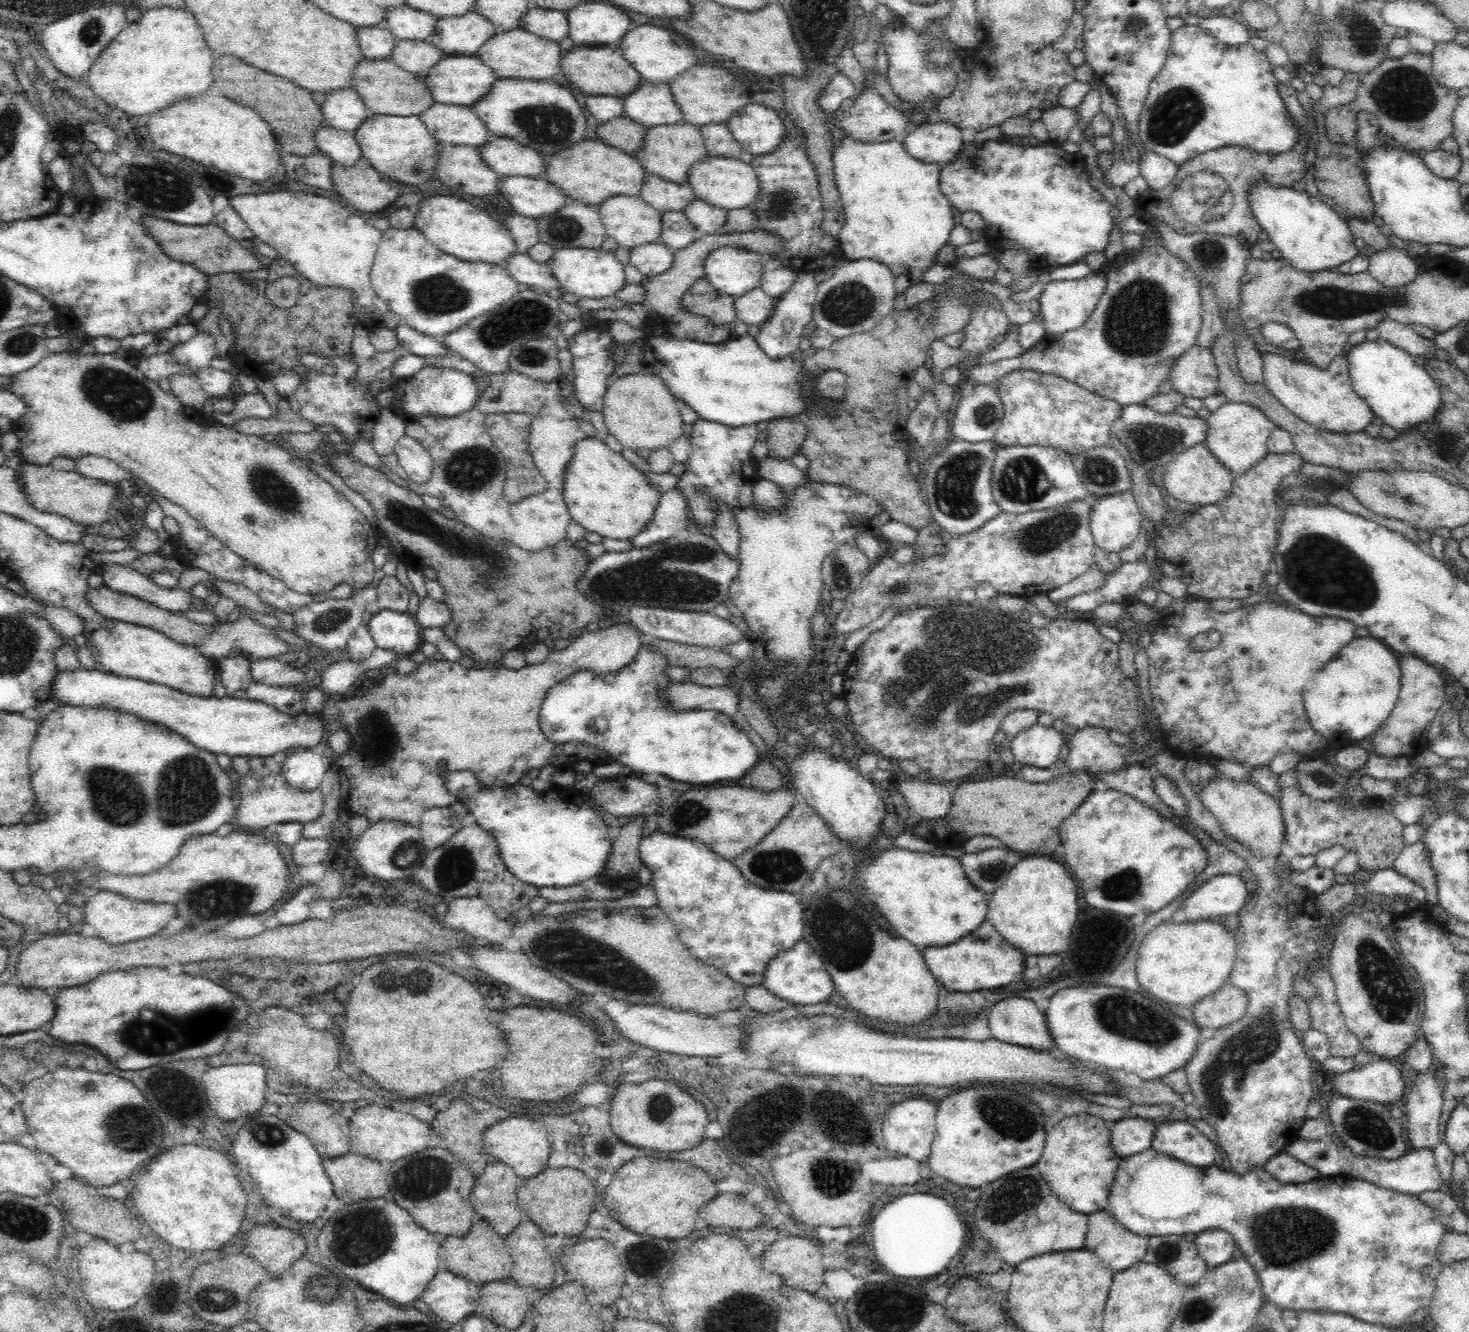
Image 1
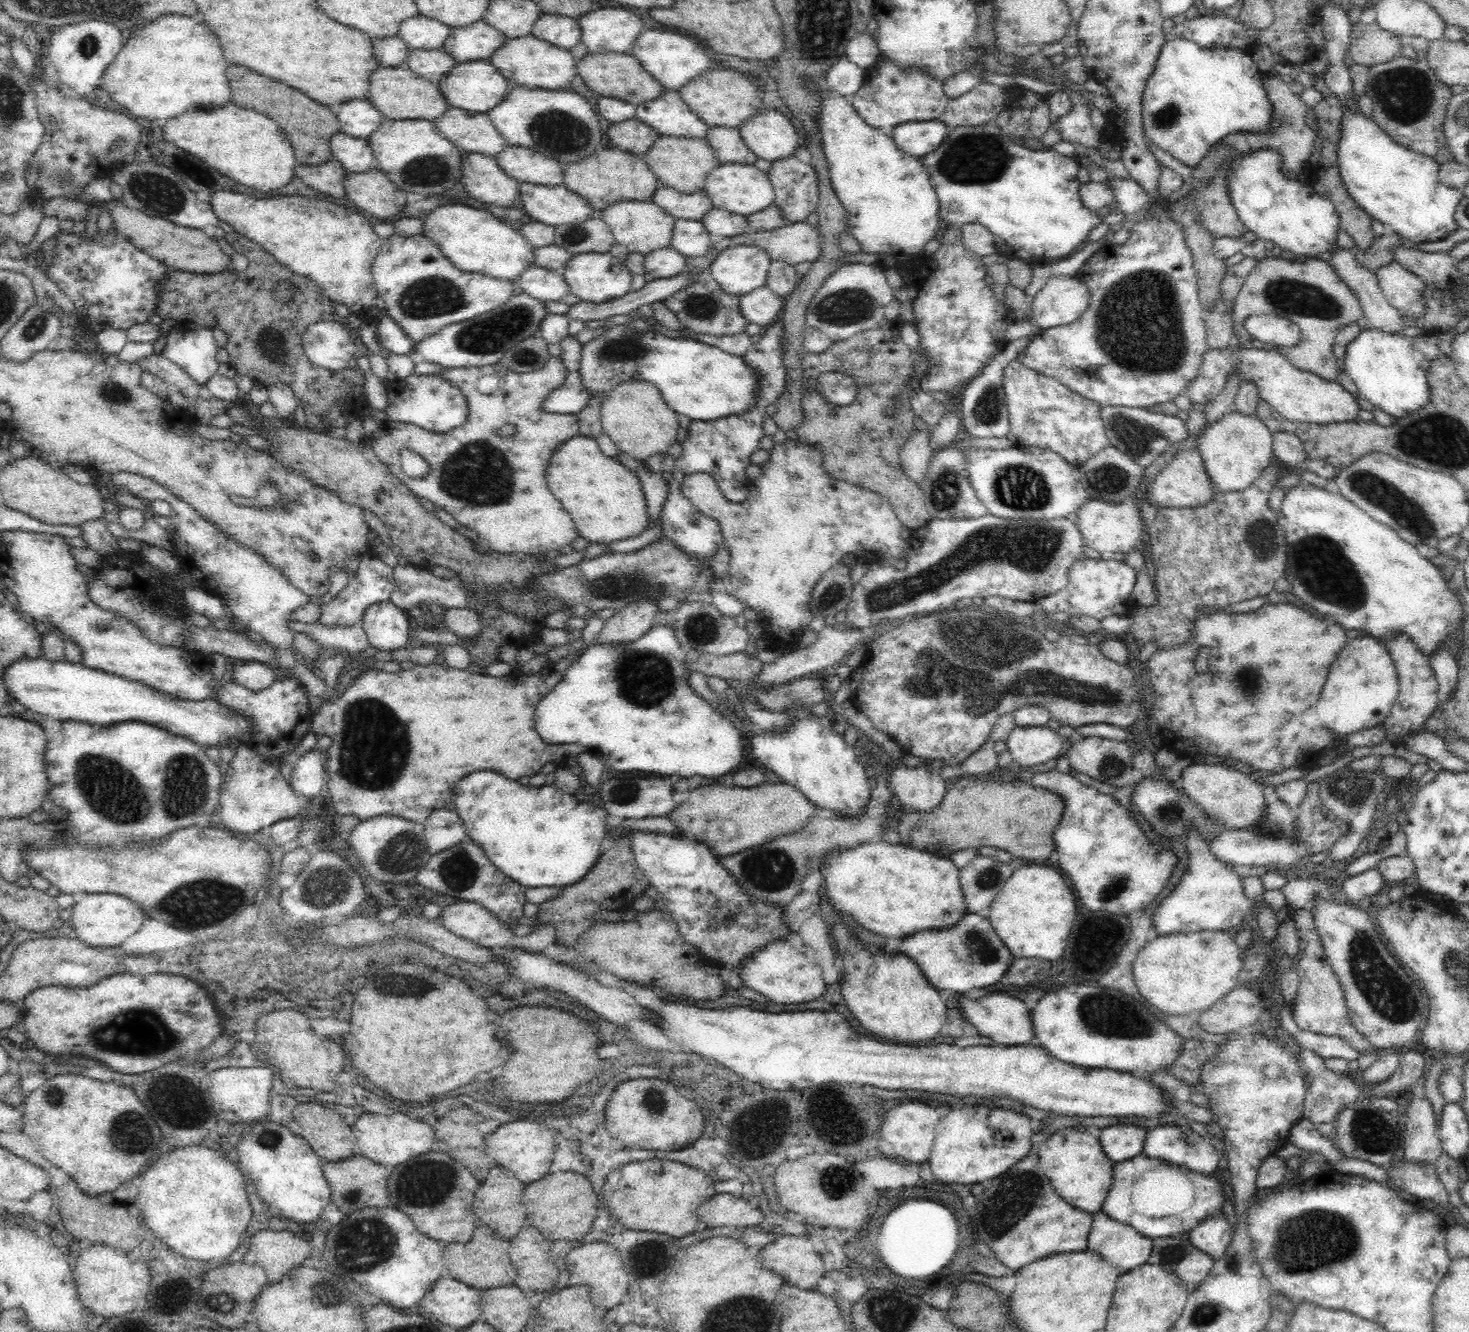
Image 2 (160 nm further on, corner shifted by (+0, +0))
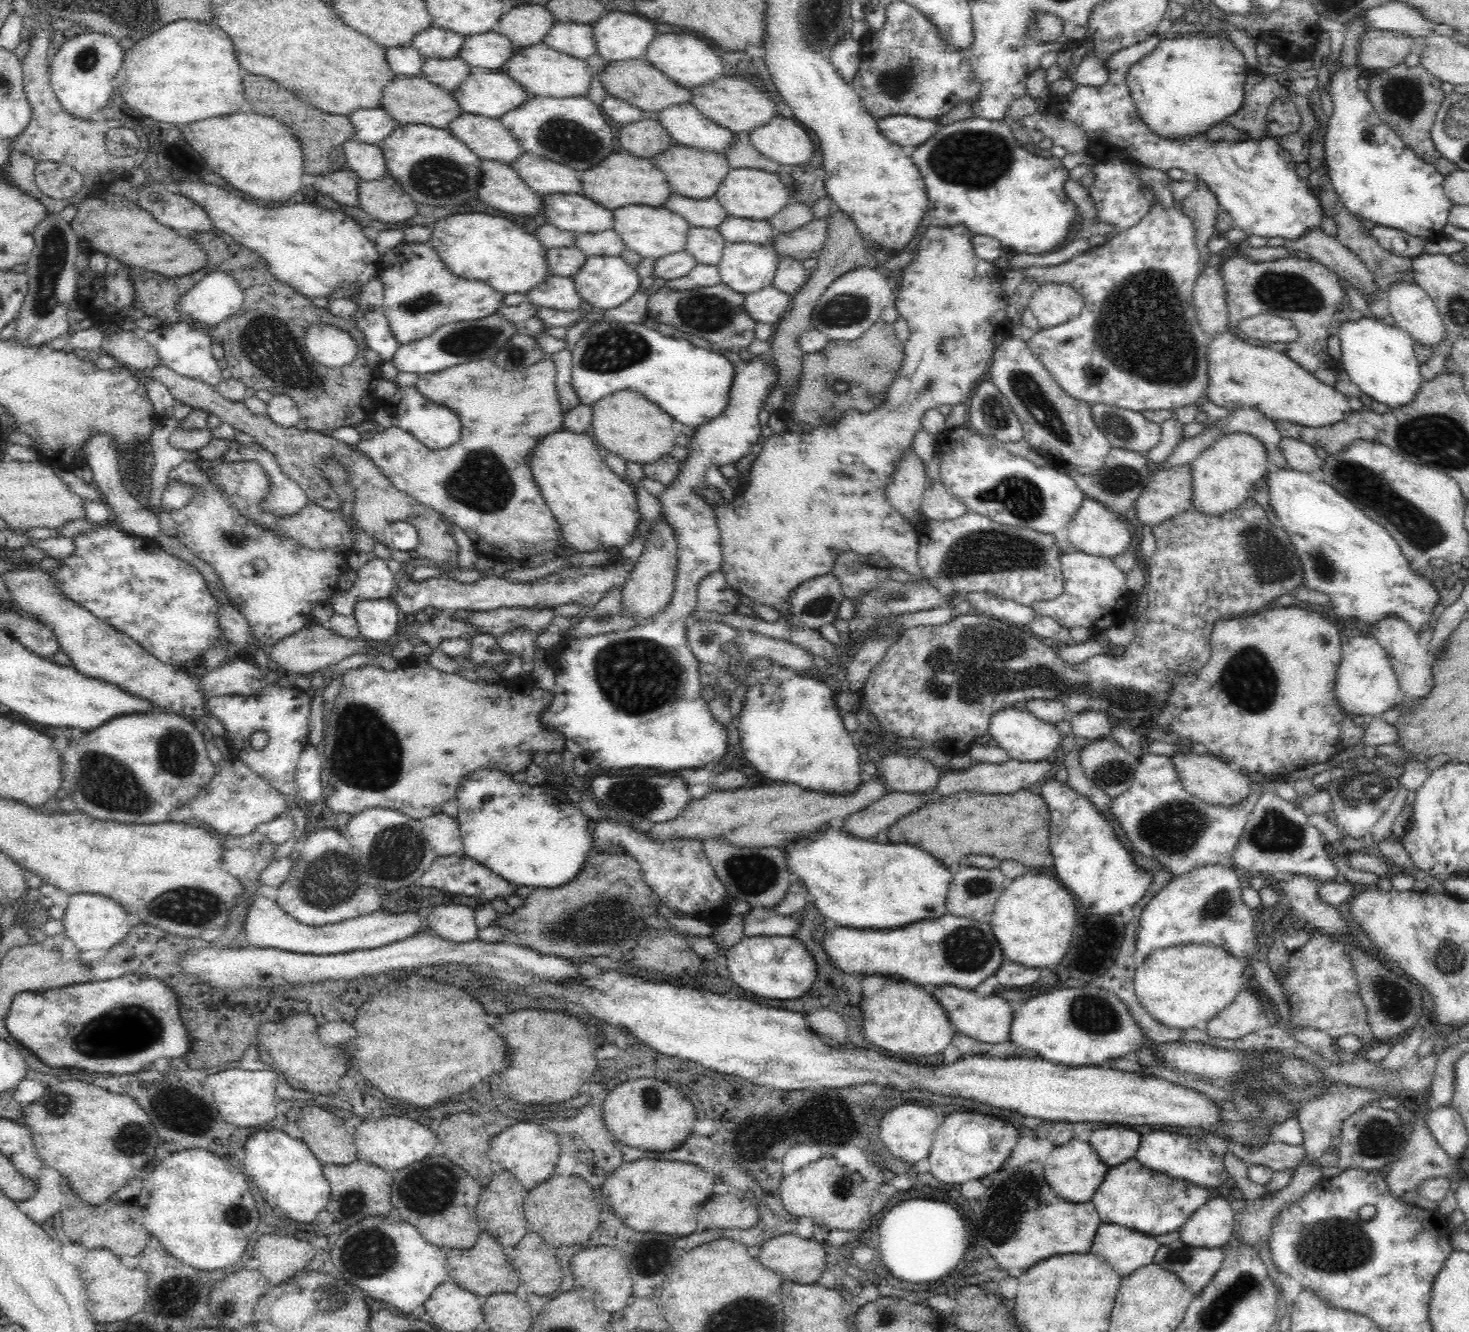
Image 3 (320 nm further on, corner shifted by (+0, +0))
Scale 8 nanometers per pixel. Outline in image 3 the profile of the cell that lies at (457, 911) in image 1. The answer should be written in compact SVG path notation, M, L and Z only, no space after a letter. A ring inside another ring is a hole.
M470 904L436 905L430 908L427 918L427 927L432 929L444 940L455 943L465 943L476 940L476 934L478 934L479 928L477 928L474 923L474 909L472 909Z

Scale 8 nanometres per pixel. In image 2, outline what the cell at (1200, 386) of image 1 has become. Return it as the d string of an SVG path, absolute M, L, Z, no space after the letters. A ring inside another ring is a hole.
M1235 341L1222 349L1209 349L1202 356L1200 374L1188 386L1186 395L1193 403L1206 404L1226 390L1228 378L1239 376L1239 381L1256 386L1258 398L1272 405L1284 418L1302 423L1328 425L1356 420L1360 405L1338 382L1330 382L1316 374L1299 370L1277 348L1248 349Z

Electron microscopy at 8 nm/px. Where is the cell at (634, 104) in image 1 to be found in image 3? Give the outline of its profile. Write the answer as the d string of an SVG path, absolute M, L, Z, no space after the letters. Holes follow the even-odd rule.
M691 103L672 106L655 117L674 143L722 154L735 141L735 133L706 118Z

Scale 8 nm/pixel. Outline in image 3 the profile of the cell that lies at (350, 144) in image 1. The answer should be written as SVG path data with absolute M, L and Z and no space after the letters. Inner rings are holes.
M357 138L344 144L346 168L365 181L375 181L387 174L386 159L380 144L368 144Z

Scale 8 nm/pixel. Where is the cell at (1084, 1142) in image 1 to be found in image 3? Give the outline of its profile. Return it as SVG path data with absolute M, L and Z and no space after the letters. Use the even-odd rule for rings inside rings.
M1082 1137L1068 1138L1057 1142L1044 1165L1046 1180L1054 1190L1054 1194L1073 1203L1090 1202L1092 1194L1098 1190L1100 1182L1104 1180L1109 1169L1108 1165L1100 1162L1098 1153L1090 1146L1088 1140Z

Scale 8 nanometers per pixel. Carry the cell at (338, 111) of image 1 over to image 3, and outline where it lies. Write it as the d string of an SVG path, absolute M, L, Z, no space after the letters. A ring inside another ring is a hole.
M382 108L356 110L348 117L355 126L356 138L368 144L381 144L400 124Z

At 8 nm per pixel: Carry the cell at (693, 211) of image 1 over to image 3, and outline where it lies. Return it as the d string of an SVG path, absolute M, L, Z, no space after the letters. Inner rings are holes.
M729 216L720 226L720 234L734 243L770 243L780 232L774 232L769 221Z

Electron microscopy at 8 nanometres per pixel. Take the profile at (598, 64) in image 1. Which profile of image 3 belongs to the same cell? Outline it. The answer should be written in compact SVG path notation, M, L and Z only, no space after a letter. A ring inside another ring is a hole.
M645 58L627 61L609 62L601 71L601 81L608 95L624 100L632 106L640 108L644 116L655 118L660 112L688 104L692 102L692 91L680 86L671 78L668 78L661 70L658 70L649 60Z

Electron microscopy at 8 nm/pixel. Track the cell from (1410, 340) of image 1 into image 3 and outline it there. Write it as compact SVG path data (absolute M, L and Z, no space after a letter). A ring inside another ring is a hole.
M1318 226L1304 230L1304 234L1296 240L1286 241L1284 247L1300 250L1305 257L1327 266L1344 281L1347 280L1354 288L1358 288L1364 297L1382 293L1376 287L1368 267L1350 249L1341 245L1336 237L1326 235Z

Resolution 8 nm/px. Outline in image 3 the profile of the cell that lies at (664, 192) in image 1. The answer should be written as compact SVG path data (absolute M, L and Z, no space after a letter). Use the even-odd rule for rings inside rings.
M672 192L663 206L683 216L691 226L707 229L718 229L729 217L728 211L716 196L696 200Z

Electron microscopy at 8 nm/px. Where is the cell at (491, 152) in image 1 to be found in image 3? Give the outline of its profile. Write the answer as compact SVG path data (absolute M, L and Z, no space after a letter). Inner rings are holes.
M522 153L511 165L520 178L540 195L583 192L578 172L568 165L528 153Z

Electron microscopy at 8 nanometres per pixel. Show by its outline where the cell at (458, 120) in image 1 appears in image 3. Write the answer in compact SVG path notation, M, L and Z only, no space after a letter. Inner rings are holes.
M462 113L449 129L481 160L512 164L523 152L520 143L499 118Z

